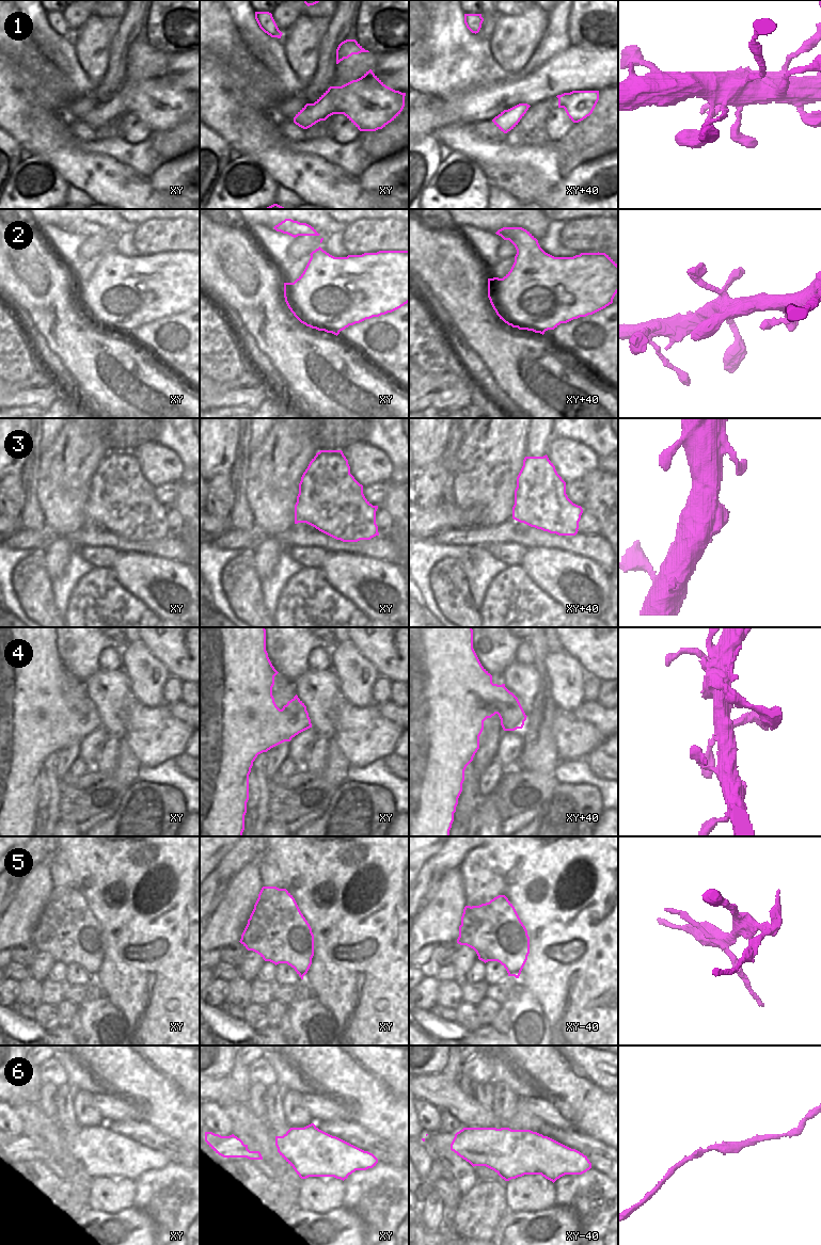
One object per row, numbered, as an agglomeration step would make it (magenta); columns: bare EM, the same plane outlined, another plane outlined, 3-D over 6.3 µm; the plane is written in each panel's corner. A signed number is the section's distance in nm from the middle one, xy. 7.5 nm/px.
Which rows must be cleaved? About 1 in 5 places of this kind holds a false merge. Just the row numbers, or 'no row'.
3, 5

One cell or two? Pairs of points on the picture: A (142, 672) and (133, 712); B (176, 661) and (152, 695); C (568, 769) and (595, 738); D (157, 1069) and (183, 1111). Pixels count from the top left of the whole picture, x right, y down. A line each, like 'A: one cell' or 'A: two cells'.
A: two cells
B: two cells
C: two cells
D: one cell

